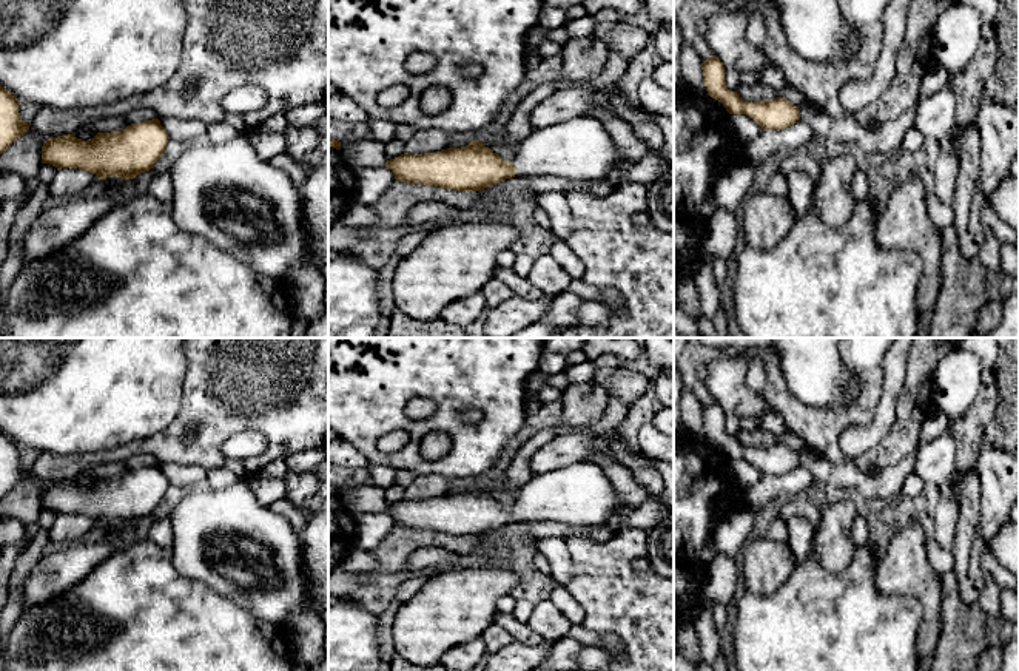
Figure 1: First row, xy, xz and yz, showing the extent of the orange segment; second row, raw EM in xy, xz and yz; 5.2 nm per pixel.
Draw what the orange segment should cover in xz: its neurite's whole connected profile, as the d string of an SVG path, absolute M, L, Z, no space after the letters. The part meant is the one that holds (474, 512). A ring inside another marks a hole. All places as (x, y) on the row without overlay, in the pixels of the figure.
M581 460L547 474L533 475L512 506L503 506L483 487L425 500L401 500L385 507L396 526L435 531L453 537L481 537L515 521L552 521L573 526L600 526L618 515L620 498L604 469L594 460Z

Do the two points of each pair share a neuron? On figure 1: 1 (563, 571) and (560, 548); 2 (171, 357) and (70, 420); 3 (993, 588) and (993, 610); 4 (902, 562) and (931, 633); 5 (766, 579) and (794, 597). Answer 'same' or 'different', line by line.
1: same
2: same
3: same
4: same
5: different

